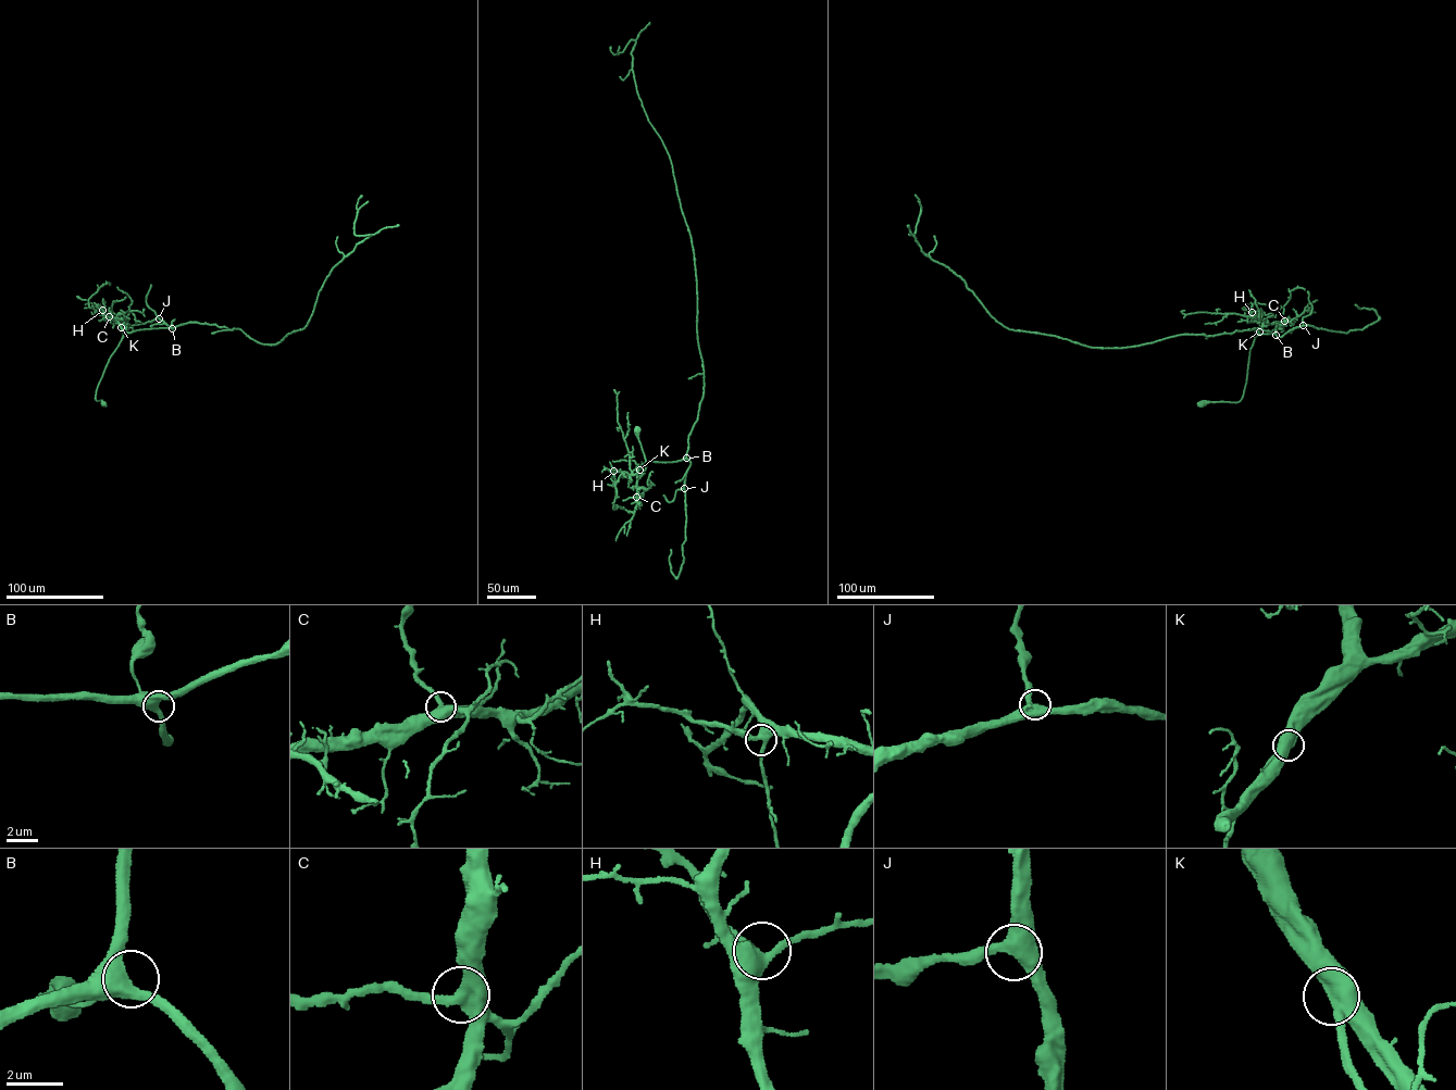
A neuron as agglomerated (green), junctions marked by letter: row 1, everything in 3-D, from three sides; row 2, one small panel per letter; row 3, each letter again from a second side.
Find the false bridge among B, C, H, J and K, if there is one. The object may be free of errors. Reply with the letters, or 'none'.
none

